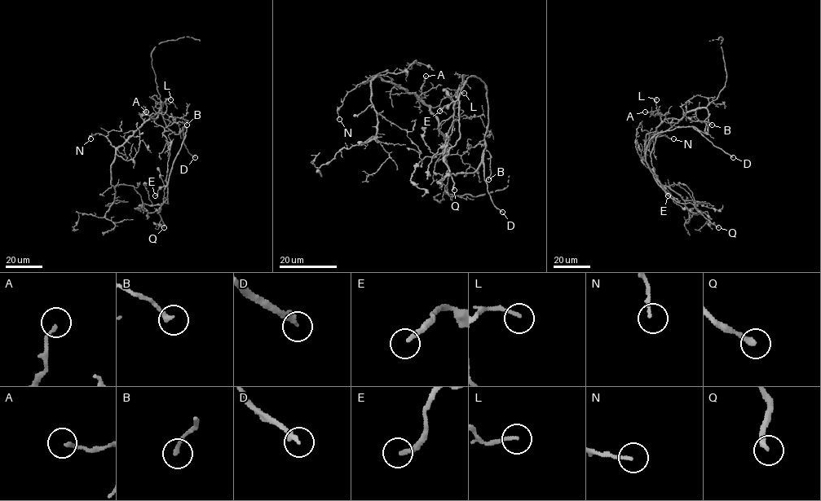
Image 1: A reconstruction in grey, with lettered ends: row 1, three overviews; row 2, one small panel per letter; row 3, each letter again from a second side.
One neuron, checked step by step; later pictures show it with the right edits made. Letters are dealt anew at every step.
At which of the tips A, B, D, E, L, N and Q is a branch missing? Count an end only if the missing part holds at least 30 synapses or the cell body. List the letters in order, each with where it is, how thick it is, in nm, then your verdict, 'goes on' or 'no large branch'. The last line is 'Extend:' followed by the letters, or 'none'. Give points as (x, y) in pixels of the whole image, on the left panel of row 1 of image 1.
A: (146, 112) | 150 nm | no large branch
B: (187, 125) | 220 nm | no large branch
D: (195, 157) | 280 nm | goes on
E: (155, 195) | 200 nm | no large branch
L: (170, 99) | 170 nm | no large branch
N: (90, 138) | 140 nm | no large branch
Q: (164, 227) | 280 nm | goes on
Extend: D, Q

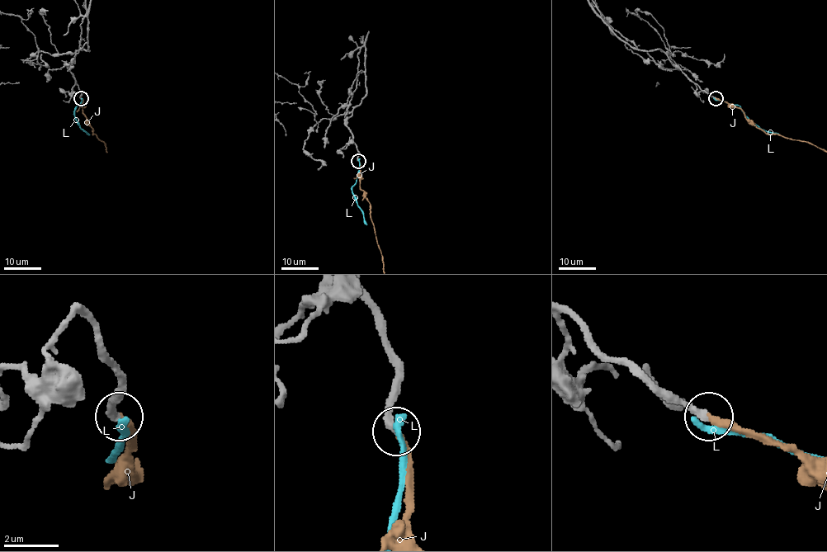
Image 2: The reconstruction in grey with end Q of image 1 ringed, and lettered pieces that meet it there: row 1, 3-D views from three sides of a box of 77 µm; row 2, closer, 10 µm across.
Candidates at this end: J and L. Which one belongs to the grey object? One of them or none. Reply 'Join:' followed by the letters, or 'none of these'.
Join: J

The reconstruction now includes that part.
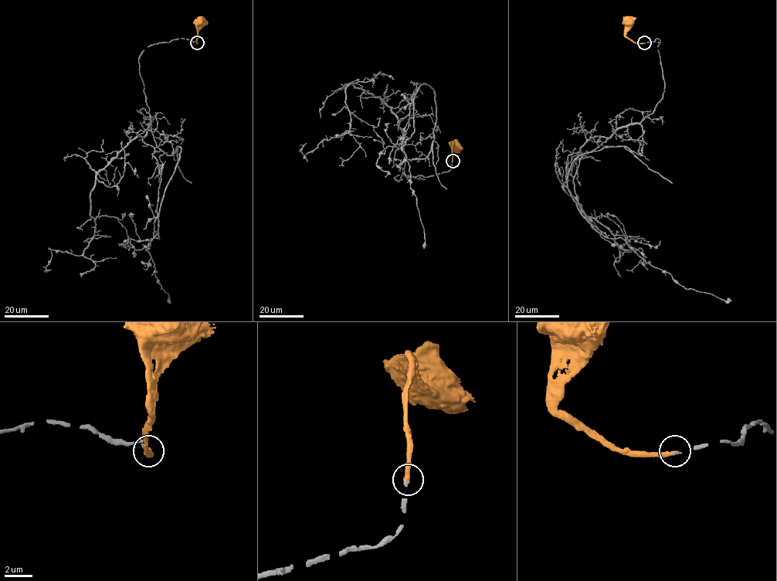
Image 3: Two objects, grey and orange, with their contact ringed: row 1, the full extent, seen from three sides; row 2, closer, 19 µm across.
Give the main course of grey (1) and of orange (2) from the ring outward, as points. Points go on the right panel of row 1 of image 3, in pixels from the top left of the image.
1: (644, 42), (659, 42), (661, 100), (581, 158), (576, 200), (605, 236), (622, 238), (685, 288), (731, 300)
2: (644, 42), (634, 42), (626, 35), (628, 22)

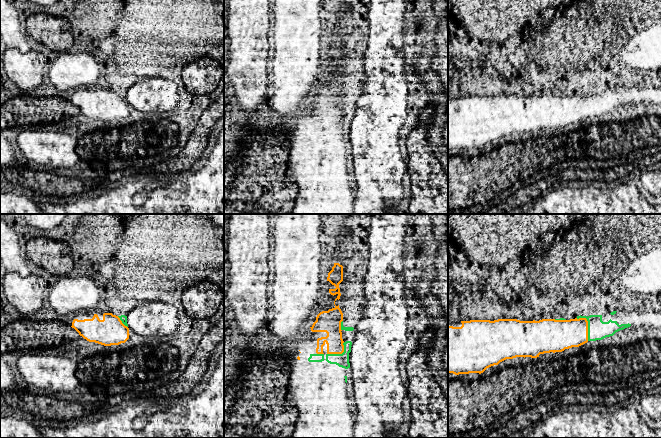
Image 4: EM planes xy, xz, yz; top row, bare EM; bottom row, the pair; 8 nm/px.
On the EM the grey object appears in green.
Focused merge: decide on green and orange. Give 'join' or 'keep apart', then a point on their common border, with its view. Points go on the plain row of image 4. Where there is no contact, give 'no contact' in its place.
join; contact yz (588, 101)

